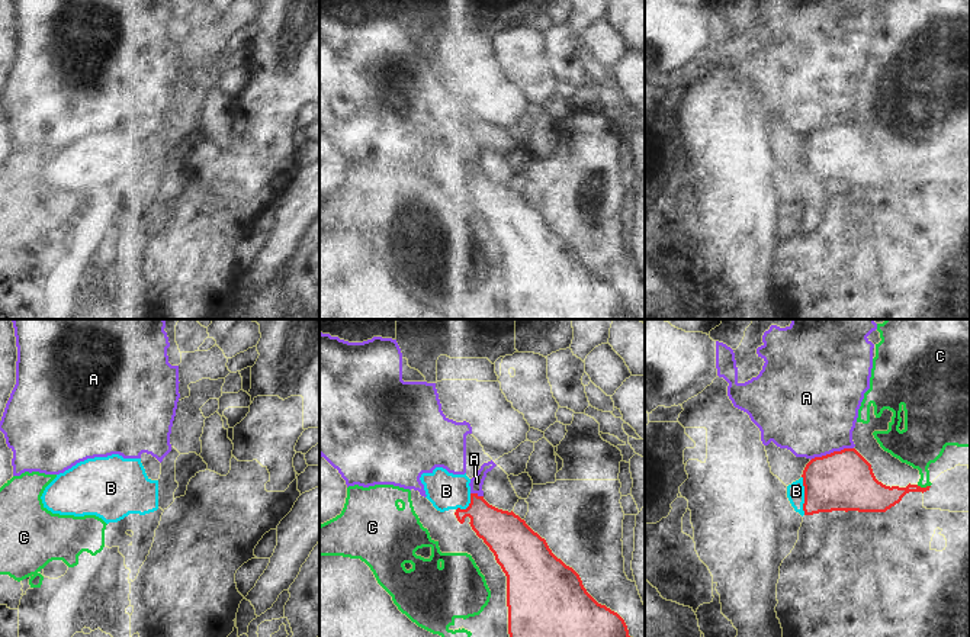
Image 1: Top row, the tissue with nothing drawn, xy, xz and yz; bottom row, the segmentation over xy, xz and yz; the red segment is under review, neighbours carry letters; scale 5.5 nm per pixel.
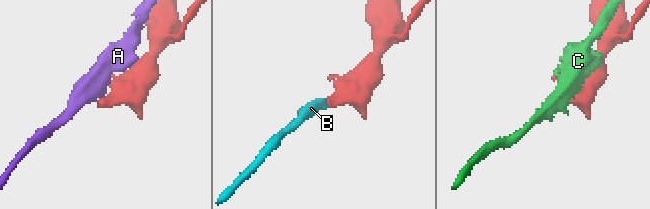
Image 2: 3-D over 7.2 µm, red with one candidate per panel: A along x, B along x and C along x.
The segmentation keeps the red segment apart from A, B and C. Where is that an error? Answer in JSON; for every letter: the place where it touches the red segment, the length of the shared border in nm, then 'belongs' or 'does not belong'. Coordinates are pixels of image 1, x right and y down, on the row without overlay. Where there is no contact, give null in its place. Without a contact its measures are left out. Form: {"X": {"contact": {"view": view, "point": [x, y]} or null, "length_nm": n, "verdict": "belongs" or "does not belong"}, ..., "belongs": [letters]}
{"A": {"contact": {"view": "yz", "point": [831, 128]}, "length_nm": 260, "verdict": "does not belong"}, "B": {"contact": {"view": "yz", "point": [805, 170]}, "length_nm": 220, "verdict": "belongs"}, "C": {"contact": {"view": "yz", "point": [924, 163]}, "length_nm": 80, "verdict": "does not belong"}, "belongs": ["B"]}

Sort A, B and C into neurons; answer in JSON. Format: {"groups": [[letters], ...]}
{"groups": [["A"], ["B"], ["C"]]}

